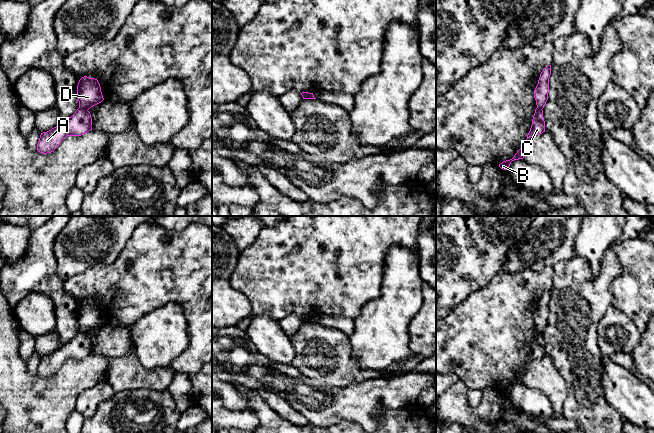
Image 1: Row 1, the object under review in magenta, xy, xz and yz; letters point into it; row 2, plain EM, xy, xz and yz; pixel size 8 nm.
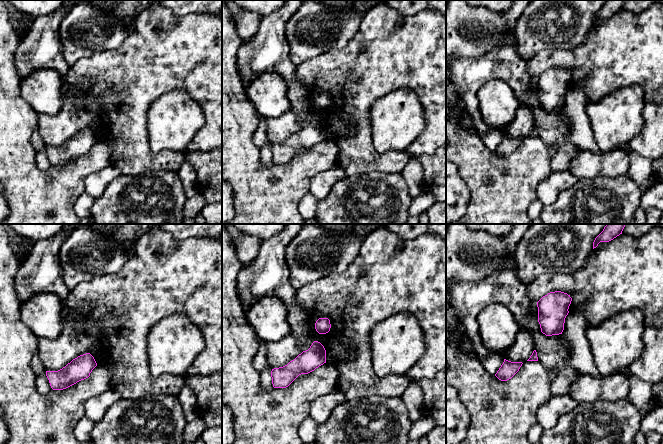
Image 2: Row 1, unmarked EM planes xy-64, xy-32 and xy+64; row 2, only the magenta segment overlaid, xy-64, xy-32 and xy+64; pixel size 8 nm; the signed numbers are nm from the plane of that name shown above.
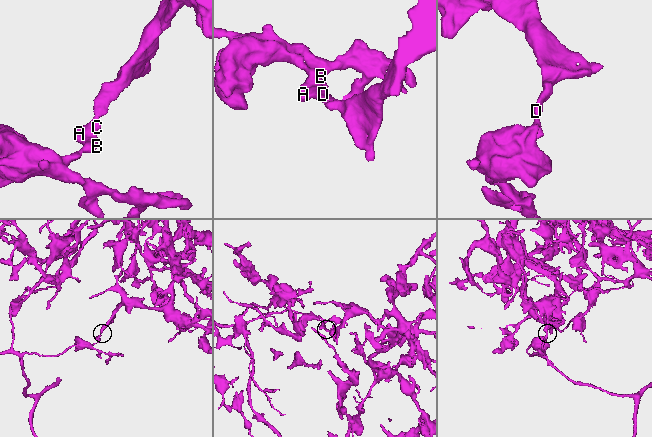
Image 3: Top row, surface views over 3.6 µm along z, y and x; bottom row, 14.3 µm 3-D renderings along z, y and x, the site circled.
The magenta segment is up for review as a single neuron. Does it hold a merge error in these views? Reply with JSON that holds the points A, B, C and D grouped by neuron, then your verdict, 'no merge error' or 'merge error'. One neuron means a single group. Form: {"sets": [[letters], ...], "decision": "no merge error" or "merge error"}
{"sets": [["A", "B", "C"], ["D"]], "decision": "merge error"}

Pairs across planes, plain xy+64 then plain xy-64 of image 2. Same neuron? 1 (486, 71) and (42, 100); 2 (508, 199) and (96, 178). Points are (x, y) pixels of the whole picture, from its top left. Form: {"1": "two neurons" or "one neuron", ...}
{"1": "two neurons", "2": "two neurons"}

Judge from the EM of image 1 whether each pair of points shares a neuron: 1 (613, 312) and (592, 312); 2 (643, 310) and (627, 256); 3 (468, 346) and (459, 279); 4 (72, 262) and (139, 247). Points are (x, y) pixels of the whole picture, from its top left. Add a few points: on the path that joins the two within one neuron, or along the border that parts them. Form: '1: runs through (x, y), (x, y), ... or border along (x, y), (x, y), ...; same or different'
1: border along (611, 304), (598, 322), (596, 334); different
2: runs through (642, 297), (642, 271), (640, 269); same
3: border along (482, 287), (472, 291), (446, 315); different
4: border along (134, 231), (120, 254), (112, 262), (101, 264); different

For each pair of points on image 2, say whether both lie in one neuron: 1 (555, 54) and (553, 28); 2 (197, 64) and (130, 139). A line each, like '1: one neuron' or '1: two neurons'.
1: two neurons
2: one neuron

